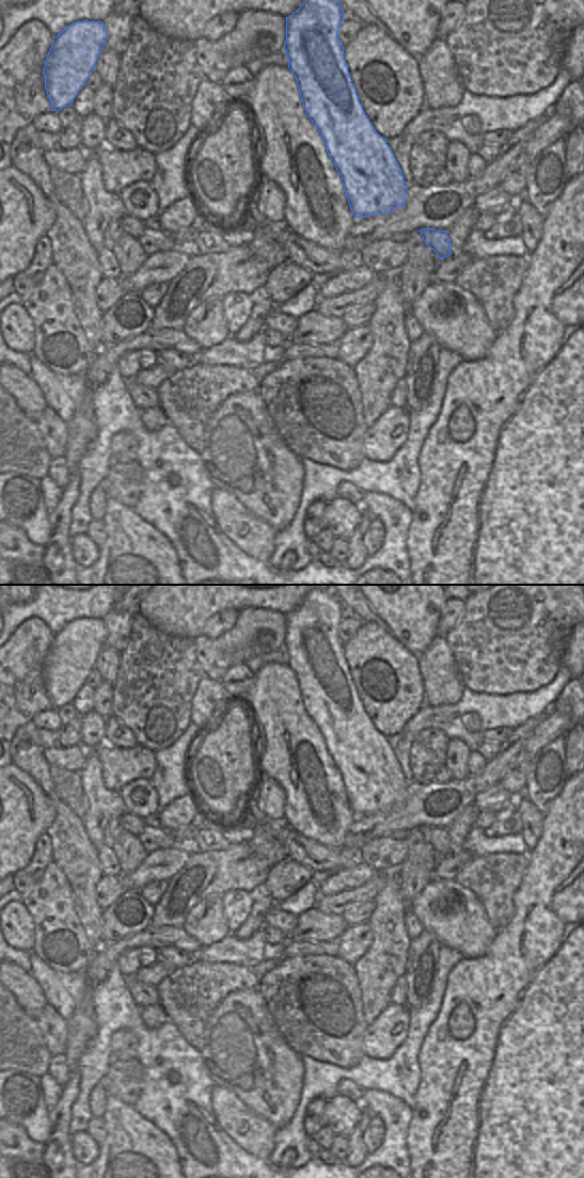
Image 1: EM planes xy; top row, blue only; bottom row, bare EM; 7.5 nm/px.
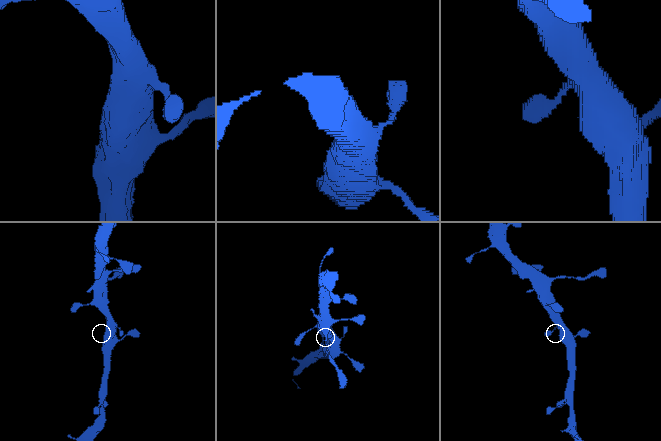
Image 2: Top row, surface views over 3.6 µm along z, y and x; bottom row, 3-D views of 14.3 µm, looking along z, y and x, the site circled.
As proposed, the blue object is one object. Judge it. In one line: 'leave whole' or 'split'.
leave whole

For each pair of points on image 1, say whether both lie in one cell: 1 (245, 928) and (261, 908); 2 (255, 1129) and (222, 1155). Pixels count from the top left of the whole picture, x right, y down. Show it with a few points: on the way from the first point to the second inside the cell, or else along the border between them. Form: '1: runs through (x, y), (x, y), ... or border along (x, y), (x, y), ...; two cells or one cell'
1: runs through (250, 923), (256, 917), (256, 913); one cell
2: border along (219, 1126), (238, 1145), (257, 1158); two cells

